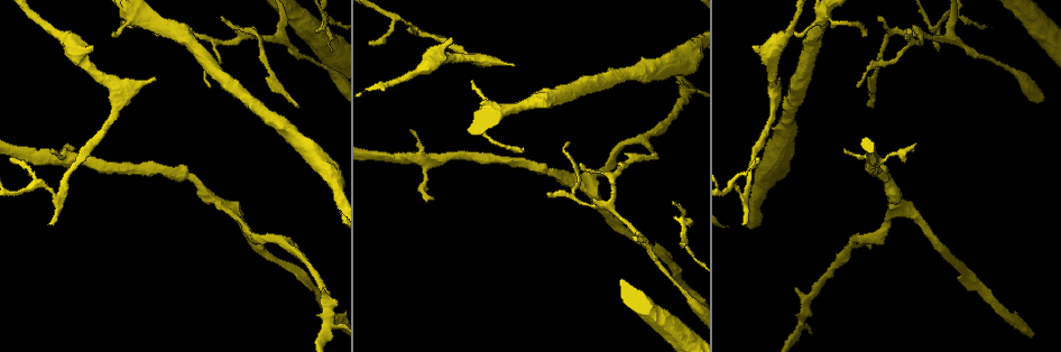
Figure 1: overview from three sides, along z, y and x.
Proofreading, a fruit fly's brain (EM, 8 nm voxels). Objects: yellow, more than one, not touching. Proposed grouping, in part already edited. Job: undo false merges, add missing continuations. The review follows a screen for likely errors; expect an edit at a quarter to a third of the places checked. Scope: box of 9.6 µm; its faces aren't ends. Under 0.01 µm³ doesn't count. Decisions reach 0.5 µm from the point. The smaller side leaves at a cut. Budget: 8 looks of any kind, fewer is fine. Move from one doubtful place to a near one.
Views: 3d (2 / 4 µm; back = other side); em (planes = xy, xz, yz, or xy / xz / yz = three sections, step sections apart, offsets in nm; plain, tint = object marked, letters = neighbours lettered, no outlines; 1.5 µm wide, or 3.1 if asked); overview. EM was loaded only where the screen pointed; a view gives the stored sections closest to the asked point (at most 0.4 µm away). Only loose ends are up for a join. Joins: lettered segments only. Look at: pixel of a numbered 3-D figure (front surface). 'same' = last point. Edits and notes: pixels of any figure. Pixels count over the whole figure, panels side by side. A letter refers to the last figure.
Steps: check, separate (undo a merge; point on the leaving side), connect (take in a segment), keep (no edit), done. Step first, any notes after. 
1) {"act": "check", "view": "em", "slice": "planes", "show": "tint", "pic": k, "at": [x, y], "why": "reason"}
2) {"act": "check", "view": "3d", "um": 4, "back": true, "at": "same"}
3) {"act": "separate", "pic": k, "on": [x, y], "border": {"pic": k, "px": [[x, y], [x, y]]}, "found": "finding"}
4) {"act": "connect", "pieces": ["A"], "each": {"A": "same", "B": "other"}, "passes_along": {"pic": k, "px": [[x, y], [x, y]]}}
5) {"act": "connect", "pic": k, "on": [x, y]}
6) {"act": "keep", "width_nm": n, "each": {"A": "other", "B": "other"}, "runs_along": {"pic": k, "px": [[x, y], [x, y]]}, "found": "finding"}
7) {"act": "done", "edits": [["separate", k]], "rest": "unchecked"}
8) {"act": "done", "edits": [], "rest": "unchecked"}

{"act": "check", "view": "3d", "um": 4, "pic": 1, "at": [93, 45], "why": "branch stops here"}

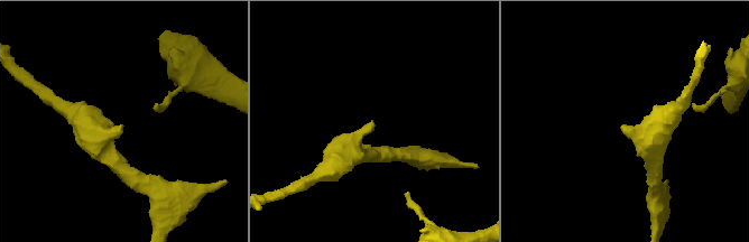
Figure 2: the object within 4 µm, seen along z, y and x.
{"act": "check", "view": "em", "slice": "yz", "step": 8, "show": "letters", "pic": 2, "at": [621, 127], "why": "shape alone is not enough"}

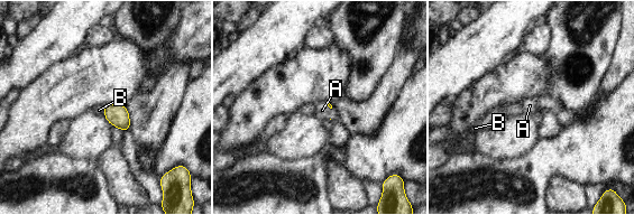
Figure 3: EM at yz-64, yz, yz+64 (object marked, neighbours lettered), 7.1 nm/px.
{"act": "check", "view": "em", "slice": "planes", "show": "letters", "at": "same"}

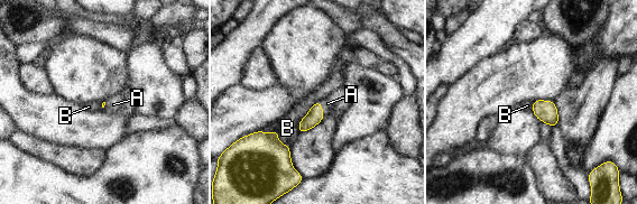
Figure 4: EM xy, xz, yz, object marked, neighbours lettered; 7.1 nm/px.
{"act": "connect", "pieces": ["A"], "longest_contact_nm": ["B", 300], "each": {"A": "same", "B": "other"}, "found": "it goes on there"}

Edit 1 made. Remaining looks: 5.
{"act": "check", "view": "overview"}

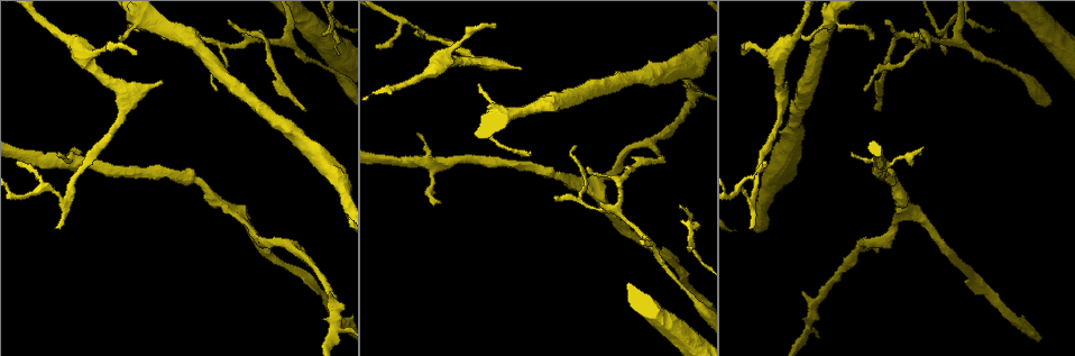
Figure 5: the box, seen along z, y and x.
{"act": "check", "view": "3d", "um": 4, "pic": 5, "at": [73, 194], "why": "arms part here"}

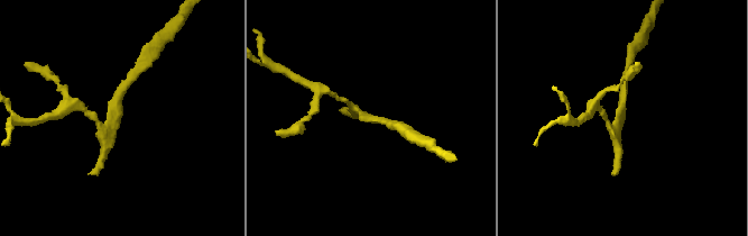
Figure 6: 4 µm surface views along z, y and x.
{"act": "check", "view": "em", "slice": "planes", "show": "plain", "pic": 6, "at": [114, 115]}

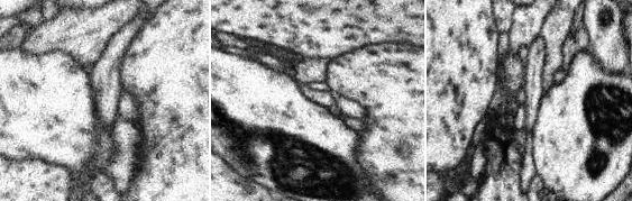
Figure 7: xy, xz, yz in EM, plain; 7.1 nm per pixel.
{"act": "check", "view": "em", "slice": "planes", "show": "letters", "at": "same"}

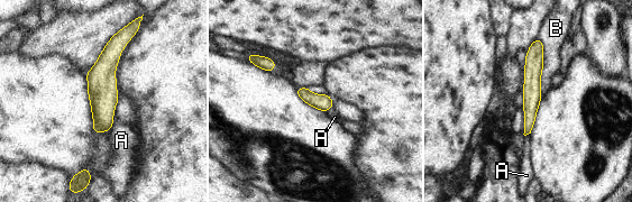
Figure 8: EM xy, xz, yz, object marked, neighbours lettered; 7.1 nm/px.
{"act": "keep", "each": {"A": "other", "B": "other"}, "border": {"pic": 8, "px": [[539, 37], [542, 44], [541, 98]]}, "found": "one neuron here"}

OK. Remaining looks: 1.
{"act": "done", "edits": [["connect", 4]], "rest": "unchecked"}

